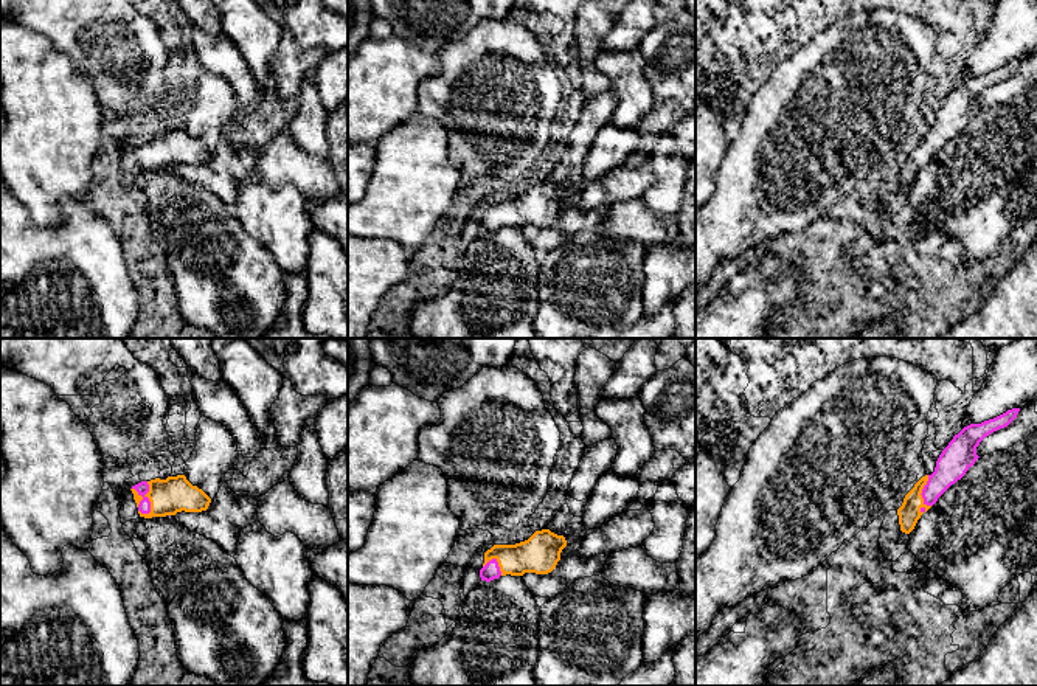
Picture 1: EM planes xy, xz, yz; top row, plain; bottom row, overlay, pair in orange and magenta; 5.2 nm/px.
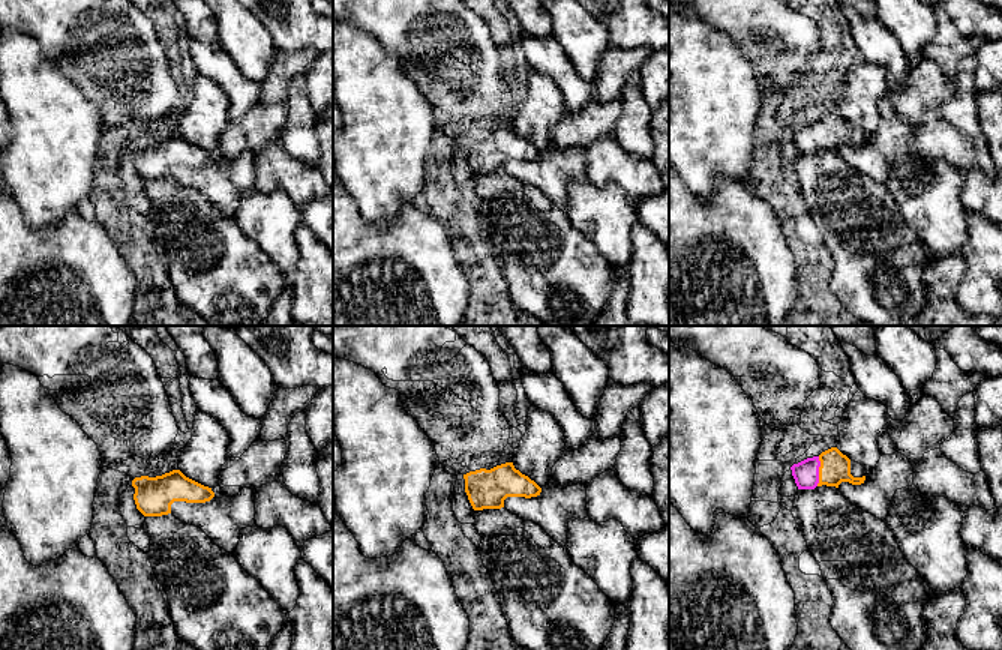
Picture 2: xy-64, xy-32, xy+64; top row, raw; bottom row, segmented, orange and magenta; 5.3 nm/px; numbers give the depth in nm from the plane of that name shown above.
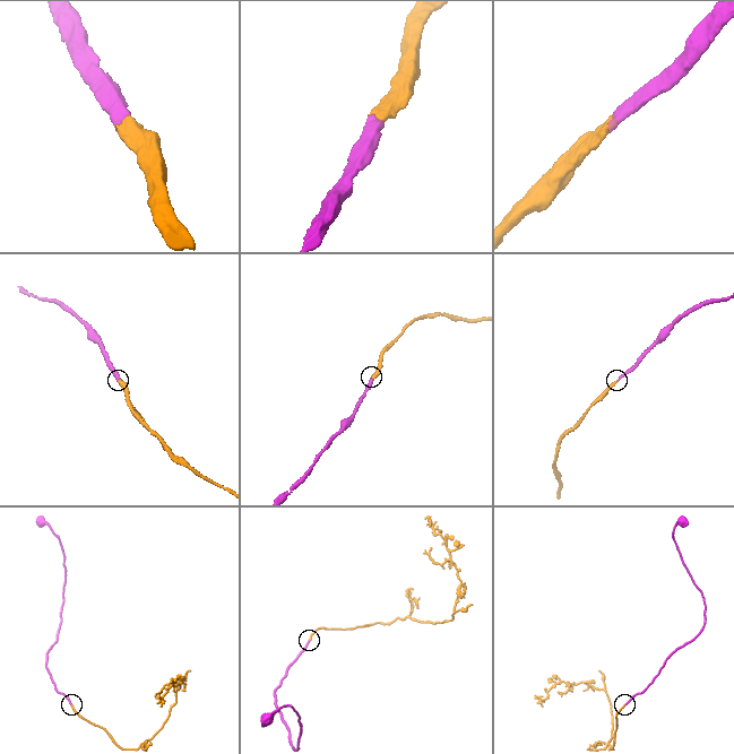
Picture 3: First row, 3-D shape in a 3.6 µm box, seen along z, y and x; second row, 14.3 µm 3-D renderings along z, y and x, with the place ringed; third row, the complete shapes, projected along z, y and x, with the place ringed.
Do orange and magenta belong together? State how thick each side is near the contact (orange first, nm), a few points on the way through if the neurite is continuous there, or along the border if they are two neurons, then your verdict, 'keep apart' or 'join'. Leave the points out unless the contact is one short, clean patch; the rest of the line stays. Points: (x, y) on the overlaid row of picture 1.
190 nm thick on the orange side, 70 nm on the other; runs through xy (176, 494), (149, 500), (142, 488); join

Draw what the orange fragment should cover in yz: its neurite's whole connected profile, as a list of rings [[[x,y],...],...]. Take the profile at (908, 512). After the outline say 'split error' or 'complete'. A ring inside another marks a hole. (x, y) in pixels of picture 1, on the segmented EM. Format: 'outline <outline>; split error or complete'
outline [[[1020,408],[1008,410],[1006,413],[964,427],[949,445],[942,450],[936,461],[935,472],[922,476],[914,487],[905,495],[902,506],[897,509],[900,531],[910,534],[917,520],[927,512],[938,498],[980,458],[976,447],[990,433],[1008,427],[1018,414]]]; split error

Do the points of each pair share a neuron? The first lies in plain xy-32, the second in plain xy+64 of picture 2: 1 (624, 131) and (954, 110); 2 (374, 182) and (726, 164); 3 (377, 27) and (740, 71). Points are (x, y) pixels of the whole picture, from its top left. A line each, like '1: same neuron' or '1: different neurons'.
1: same neuron
2: same neuron
3: different neurons

